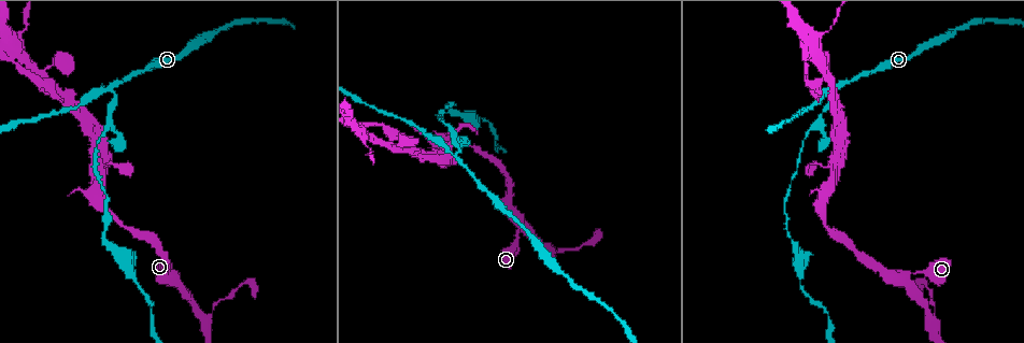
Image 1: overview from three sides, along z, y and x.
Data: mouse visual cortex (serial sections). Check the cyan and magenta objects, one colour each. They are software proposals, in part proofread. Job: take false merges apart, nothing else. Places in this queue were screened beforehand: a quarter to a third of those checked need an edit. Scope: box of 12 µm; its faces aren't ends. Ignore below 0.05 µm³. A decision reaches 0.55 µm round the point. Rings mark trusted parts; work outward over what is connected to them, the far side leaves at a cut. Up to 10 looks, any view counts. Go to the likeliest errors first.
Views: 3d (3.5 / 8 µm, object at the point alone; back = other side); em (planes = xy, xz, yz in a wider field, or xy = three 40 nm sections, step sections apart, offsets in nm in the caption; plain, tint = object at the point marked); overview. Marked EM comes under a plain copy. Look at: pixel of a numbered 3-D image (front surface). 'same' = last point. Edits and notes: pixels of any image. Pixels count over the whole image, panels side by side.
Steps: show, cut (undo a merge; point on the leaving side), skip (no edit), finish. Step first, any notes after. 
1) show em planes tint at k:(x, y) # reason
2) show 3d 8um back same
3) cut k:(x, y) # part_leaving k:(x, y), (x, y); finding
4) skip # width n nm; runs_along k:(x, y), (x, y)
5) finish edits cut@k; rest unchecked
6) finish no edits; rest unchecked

show 3d 8um at 1:(110, 86) # side arm on a straight run

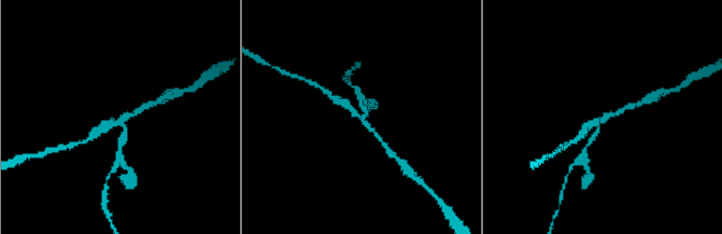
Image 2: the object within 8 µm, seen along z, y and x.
show em planes tint at 2:(120, 119) # arms 3; arm_widths 150, 200, 300 nm; now the EM

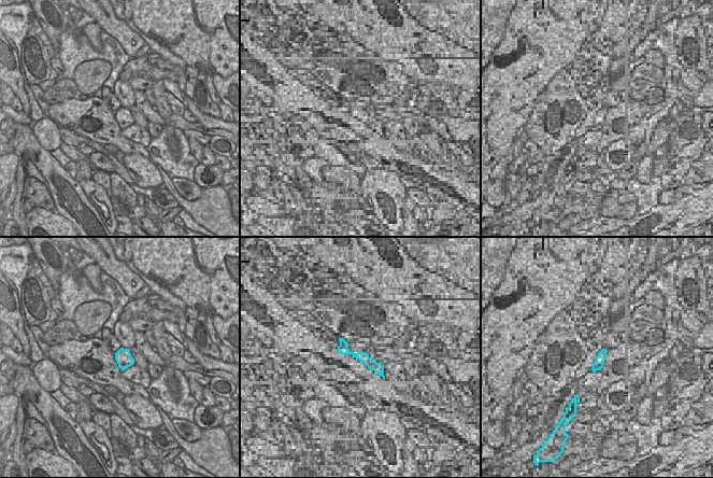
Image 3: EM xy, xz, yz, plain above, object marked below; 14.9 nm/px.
cut 2:(121, 142) # a second cell is stuck on

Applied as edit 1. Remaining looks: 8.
show 3d 3.5um at 1:(906, 276) # branch point

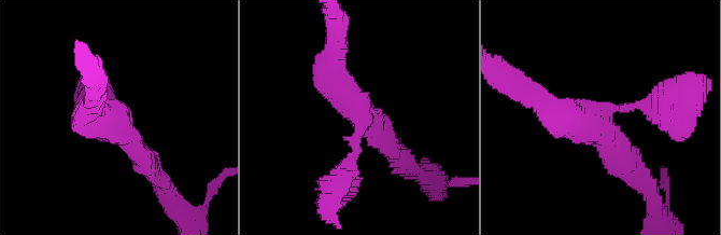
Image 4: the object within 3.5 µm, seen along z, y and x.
show em xy step 2 tint at 4:(120, 121) # arms 3; arm_widths 250, 350, 400 nm

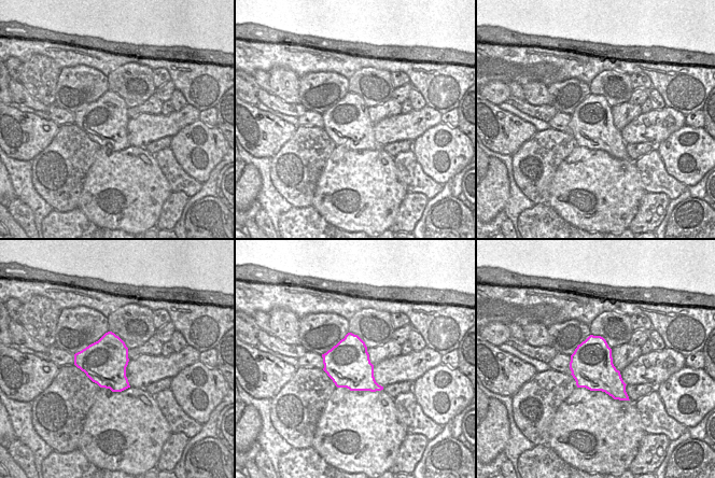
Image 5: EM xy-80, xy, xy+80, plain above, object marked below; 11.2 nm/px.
skip # continuous, no second cell

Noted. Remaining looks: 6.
show 3d 3.5um at 1:(361, 133) # abrupt turn

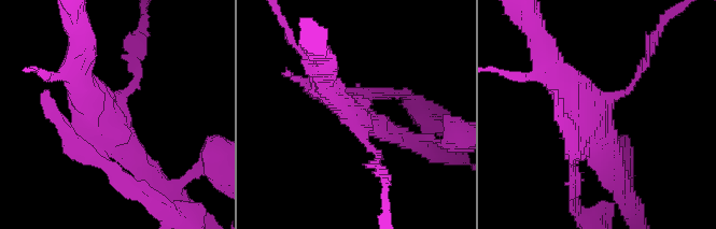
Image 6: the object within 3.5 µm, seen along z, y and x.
show em planes tint at 6:(113, 133) # shape alone is not enough

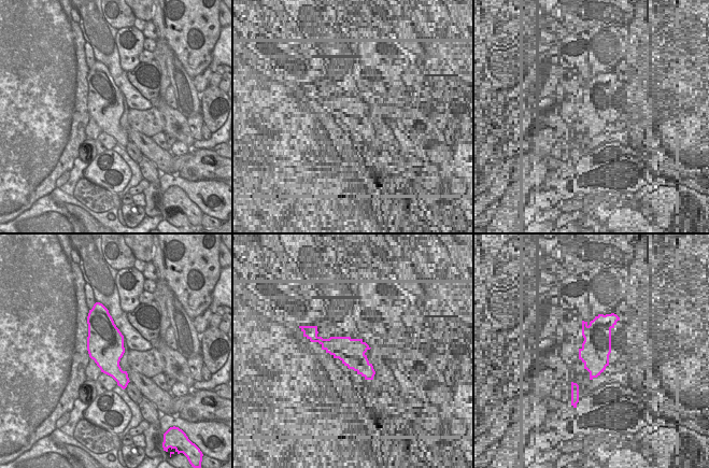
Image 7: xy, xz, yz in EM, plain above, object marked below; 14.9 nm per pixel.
cut 6:(121, 188) # part_leaving 6:(98, 152), (174, 217); a second cell is stuck on

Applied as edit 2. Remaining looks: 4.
show 3d 3.5um at 1:(932, 318) # abrupt turn

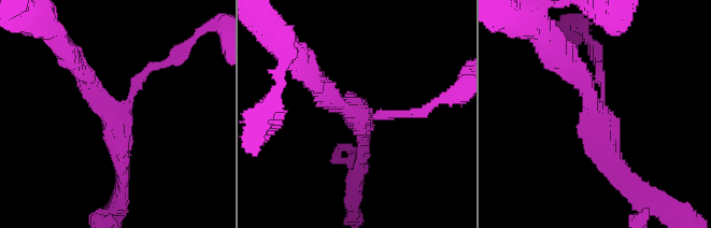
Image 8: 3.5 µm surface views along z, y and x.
show em xy step 2 tint at 8:(355, 115) # need the tissue

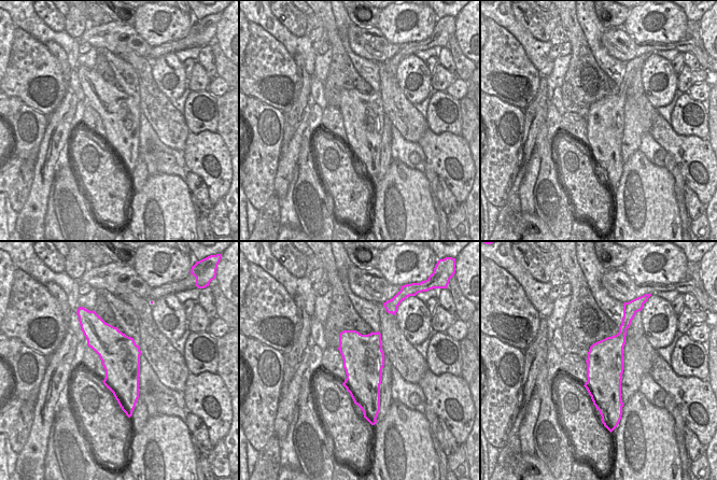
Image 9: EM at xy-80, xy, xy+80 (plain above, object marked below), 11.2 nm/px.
show em planes tint same # cut it another way

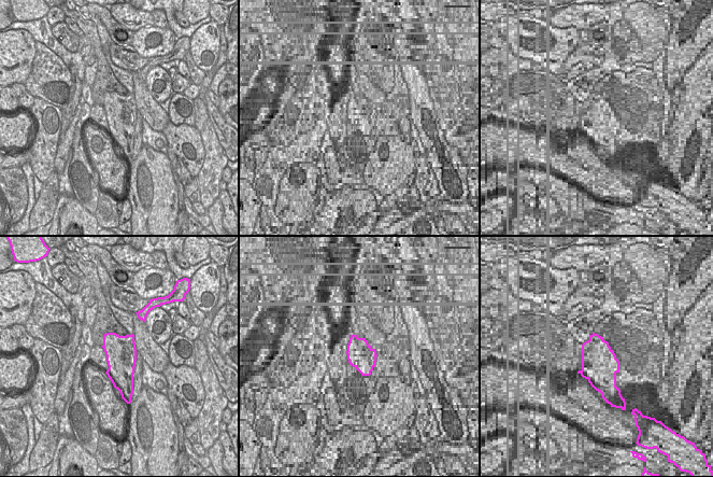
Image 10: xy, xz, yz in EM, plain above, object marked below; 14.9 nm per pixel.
skip # runs_along 8:(317, 84), (357, 114), (403, 114); all the same cell

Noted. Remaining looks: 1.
finish edits cut@2, cut@6; rest unchecked

